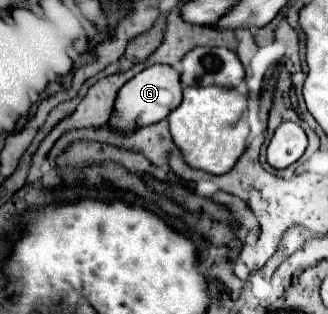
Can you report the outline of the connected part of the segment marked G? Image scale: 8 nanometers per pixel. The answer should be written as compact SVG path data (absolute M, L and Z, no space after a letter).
M151 65L141 73L137 73L131 81L127 81L127 85L121 87L111 115L111 125L119 129L131 129L133 125L139 127L139 121L137 121L139 115L145 115L143 117L145 125L151 125L165 119L175 107L179 107L179 103L181 103L179 71L169 65Z

